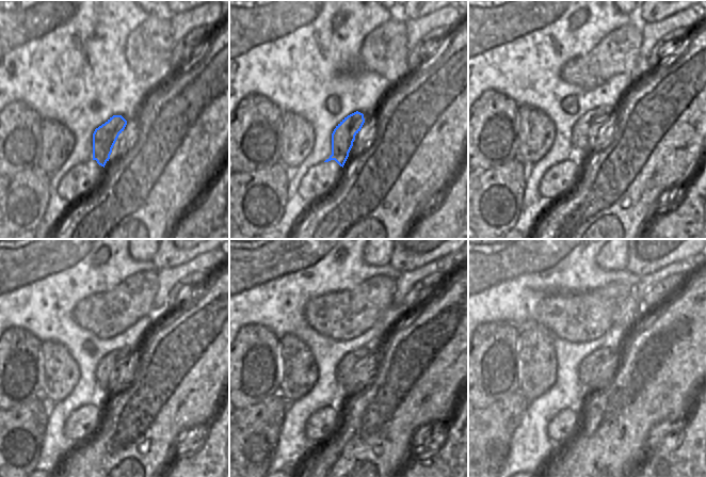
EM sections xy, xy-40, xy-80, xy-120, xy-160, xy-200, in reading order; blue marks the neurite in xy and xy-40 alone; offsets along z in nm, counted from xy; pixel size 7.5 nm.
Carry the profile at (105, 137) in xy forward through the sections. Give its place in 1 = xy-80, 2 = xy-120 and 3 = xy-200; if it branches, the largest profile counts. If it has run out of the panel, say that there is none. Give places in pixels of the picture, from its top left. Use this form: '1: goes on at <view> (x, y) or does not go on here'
1: goes on at xy-80 (583, 130)
2: goes on at xy-120 (112, 364)
3: goes on at xy-200 (594, 364)

